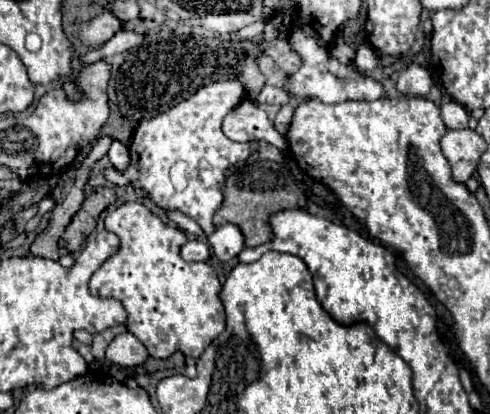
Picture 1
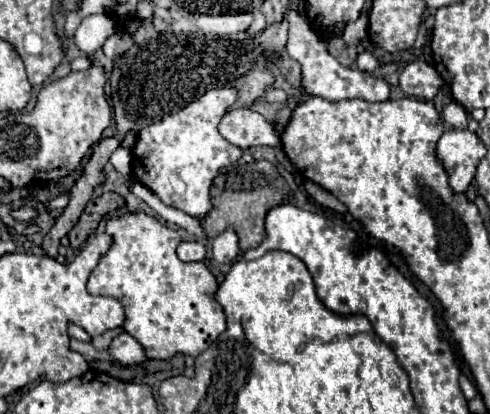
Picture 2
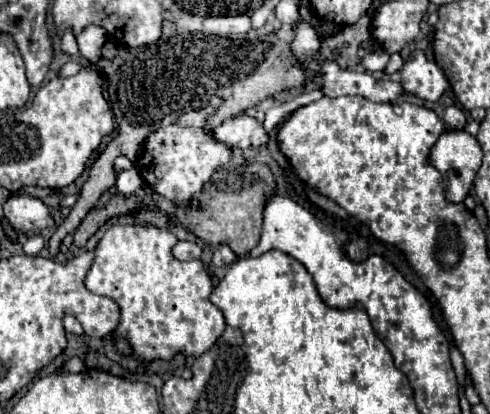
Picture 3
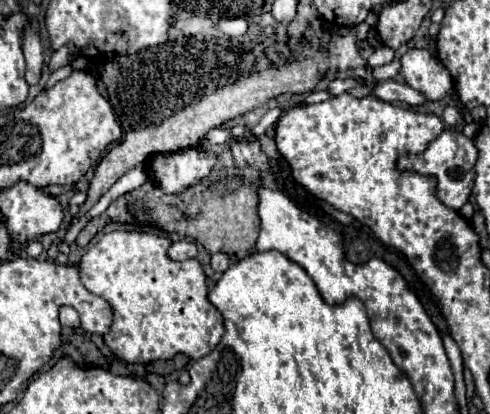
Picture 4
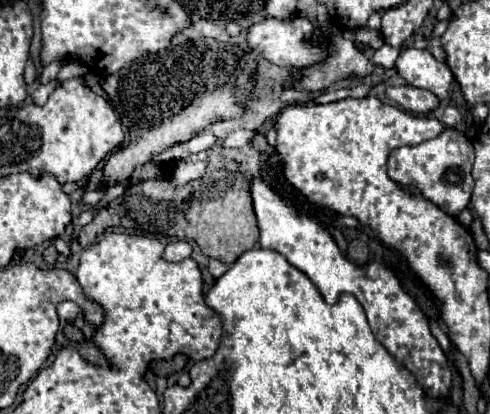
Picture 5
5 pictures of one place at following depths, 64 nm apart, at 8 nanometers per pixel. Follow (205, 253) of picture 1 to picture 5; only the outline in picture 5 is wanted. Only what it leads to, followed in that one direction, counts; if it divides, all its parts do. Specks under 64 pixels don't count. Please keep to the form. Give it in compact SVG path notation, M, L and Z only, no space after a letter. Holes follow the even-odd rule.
M170 242L164 250L164 260L180 262L192 254L192 246L188 242Z

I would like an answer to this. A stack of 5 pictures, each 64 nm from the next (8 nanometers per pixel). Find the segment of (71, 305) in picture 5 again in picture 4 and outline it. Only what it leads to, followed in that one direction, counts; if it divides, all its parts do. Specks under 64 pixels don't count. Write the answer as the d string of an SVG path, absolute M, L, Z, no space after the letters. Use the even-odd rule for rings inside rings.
M62 306L62 308L60 308L60 322L62 322L62 326L68 326L68 328L80 326L78 312L76 312L72 306Z

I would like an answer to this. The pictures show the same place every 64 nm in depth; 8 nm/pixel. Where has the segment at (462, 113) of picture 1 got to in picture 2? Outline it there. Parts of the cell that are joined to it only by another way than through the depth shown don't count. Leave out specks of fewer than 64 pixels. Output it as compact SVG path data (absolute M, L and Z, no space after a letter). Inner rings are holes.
M450 102L448 106L444 106L442 120L450 128L466 128L468 126L468 114L466 114L466 110L460 104L456 104L456 102Z

